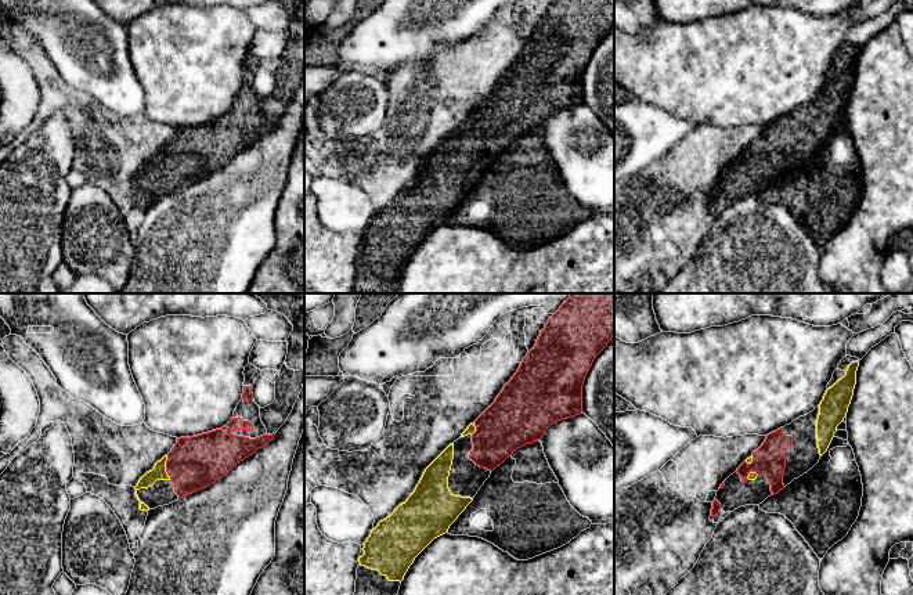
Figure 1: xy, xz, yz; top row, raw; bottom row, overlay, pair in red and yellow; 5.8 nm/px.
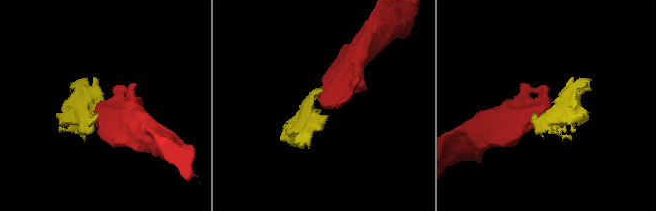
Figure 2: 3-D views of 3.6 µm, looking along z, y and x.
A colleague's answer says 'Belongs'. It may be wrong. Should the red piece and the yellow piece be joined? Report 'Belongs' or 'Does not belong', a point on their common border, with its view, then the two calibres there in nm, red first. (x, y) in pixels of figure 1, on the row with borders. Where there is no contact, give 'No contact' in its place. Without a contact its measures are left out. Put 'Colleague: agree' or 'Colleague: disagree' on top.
Colleague: agree
Belongs. Touches red at xy (166, 468). Thickness 300 nm (red) against 80 nm

